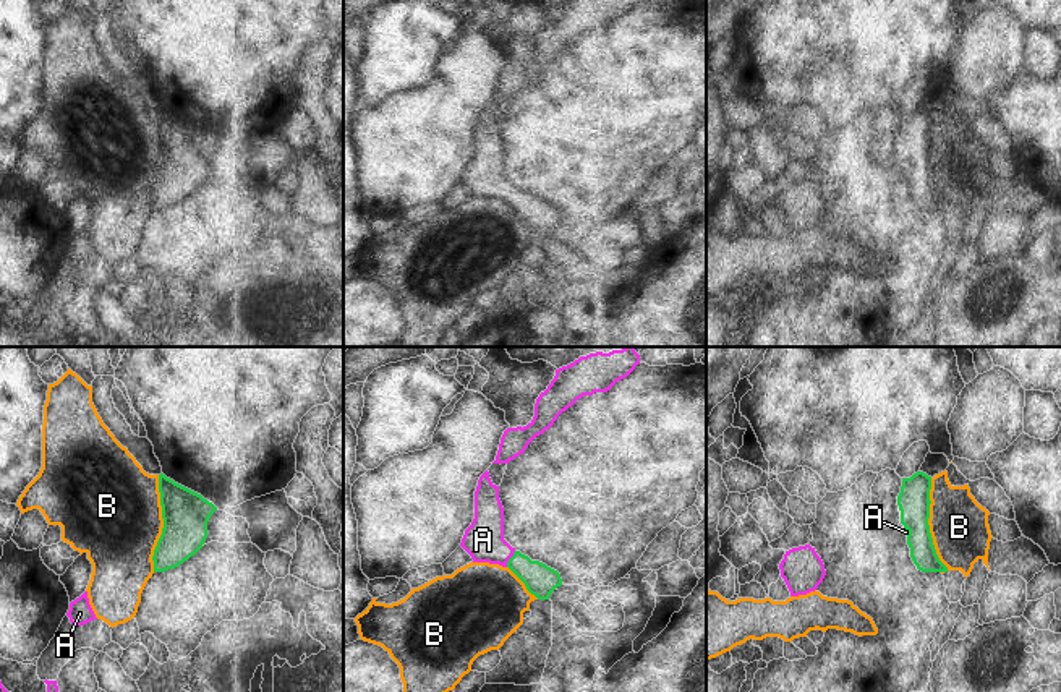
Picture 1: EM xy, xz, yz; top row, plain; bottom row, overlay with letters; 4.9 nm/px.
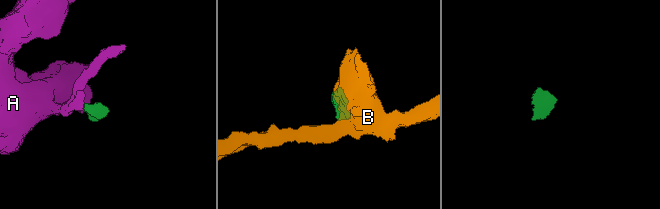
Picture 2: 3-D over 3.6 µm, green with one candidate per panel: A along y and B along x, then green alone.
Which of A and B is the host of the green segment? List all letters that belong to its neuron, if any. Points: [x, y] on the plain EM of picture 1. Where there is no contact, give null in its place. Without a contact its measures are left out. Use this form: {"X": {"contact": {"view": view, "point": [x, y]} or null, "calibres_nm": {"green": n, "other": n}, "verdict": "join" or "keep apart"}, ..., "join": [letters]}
{"A": {"contact": {"view": "xz", "point": [509, 196]}, "calibres_nm": {"green": 160, "other": 200}, "verdict": "join"}, "B": {"contact": {"view": "xy", "point": [164, 161]}, "calibres_nm": {"green": 220, "other": 460}, "verdict": "keep apart"}, "join": ["A"]}

